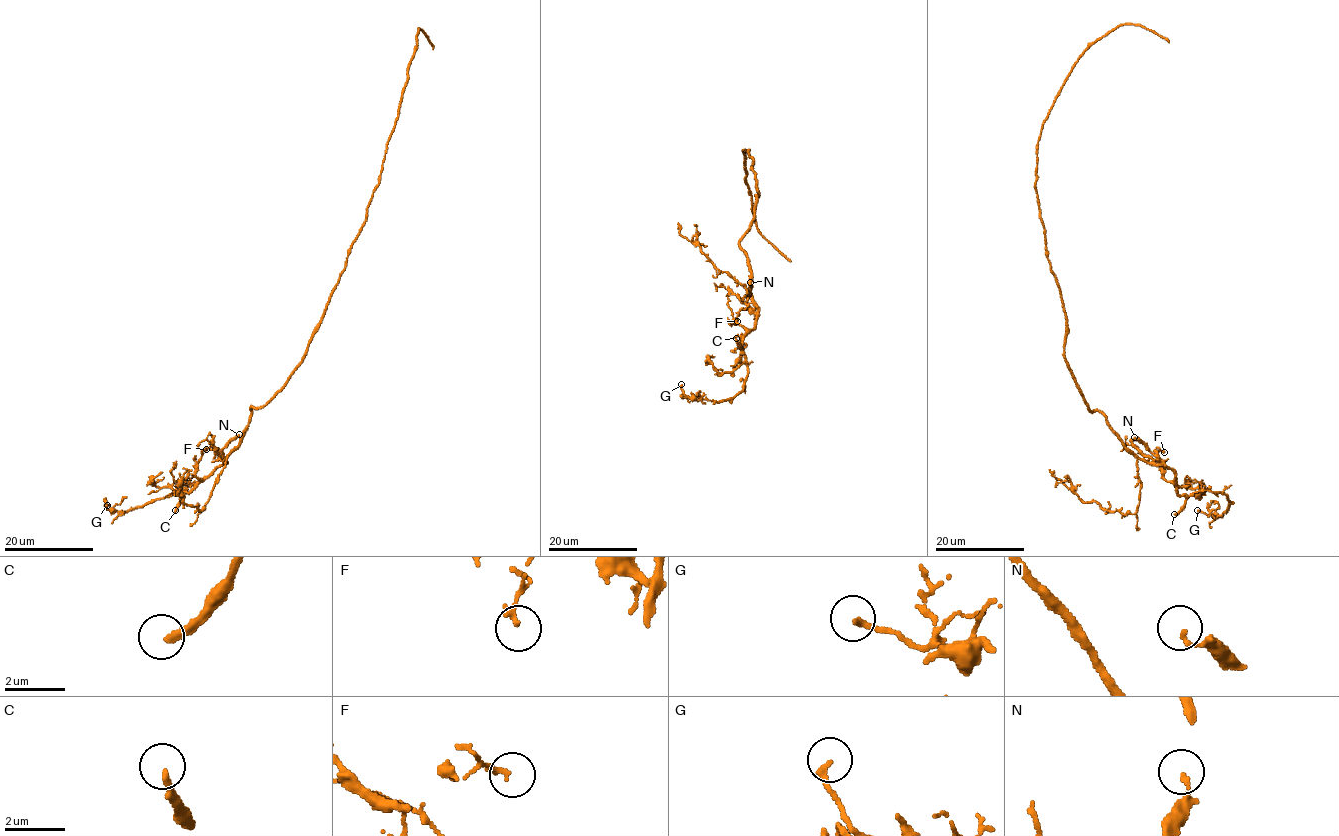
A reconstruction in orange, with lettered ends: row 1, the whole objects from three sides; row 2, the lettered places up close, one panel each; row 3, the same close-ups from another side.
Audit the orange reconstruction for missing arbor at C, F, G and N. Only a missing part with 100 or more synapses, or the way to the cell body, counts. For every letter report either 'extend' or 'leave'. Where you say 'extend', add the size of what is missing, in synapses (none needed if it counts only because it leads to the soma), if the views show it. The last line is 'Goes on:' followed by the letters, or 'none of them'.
C: extend; 110 synapses
F: leave
G: leave
N: leave
Goes on: C

